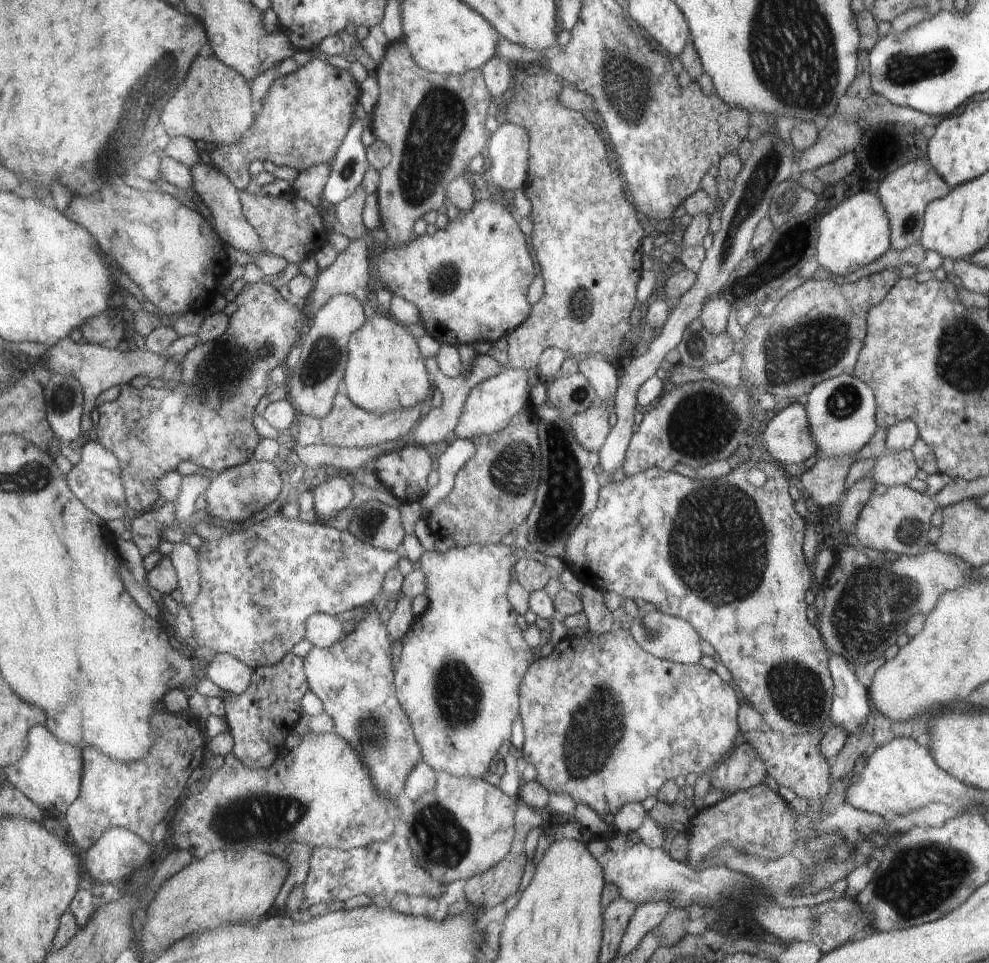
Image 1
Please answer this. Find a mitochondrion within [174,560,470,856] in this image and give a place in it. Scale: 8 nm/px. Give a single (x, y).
(248, 818)

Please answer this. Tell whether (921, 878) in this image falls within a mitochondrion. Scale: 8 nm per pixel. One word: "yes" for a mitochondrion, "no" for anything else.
yes

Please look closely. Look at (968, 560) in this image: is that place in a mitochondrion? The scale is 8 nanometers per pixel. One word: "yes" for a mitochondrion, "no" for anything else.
no

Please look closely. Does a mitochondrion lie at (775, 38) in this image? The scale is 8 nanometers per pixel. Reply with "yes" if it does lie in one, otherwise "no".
yes

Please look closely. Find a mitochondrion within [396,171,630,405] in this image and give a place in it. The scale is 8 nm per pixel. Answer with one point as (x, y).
(445, 278)

